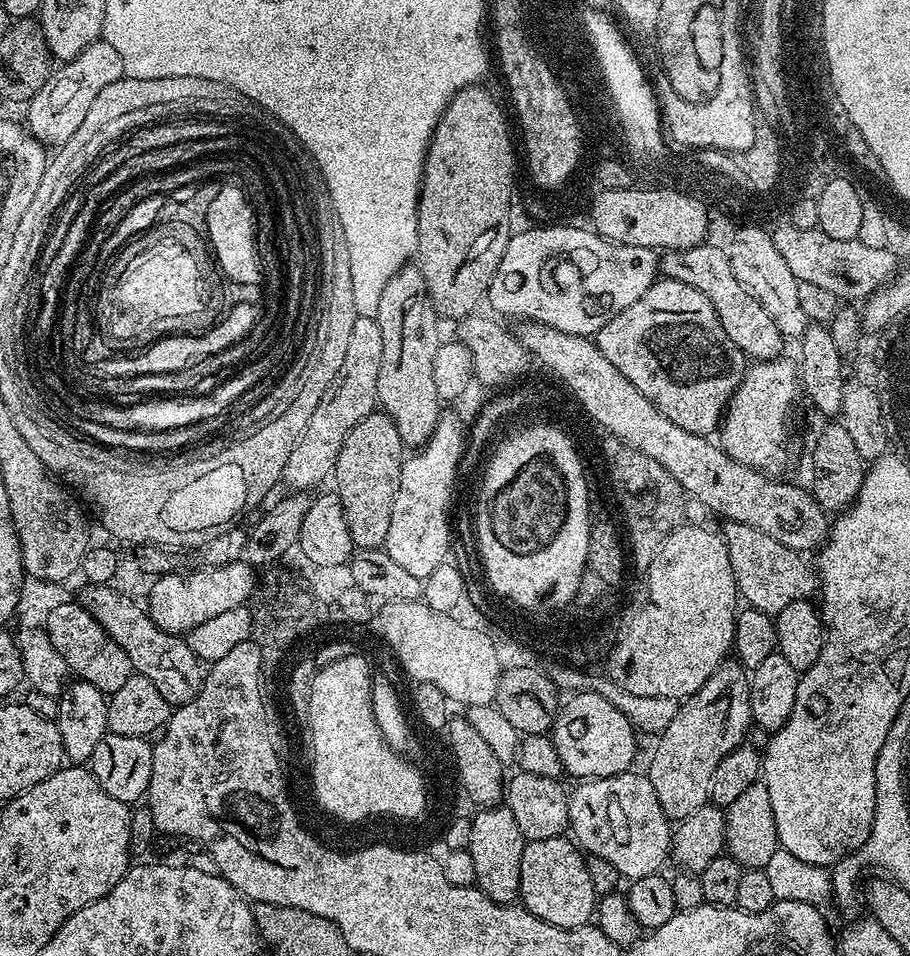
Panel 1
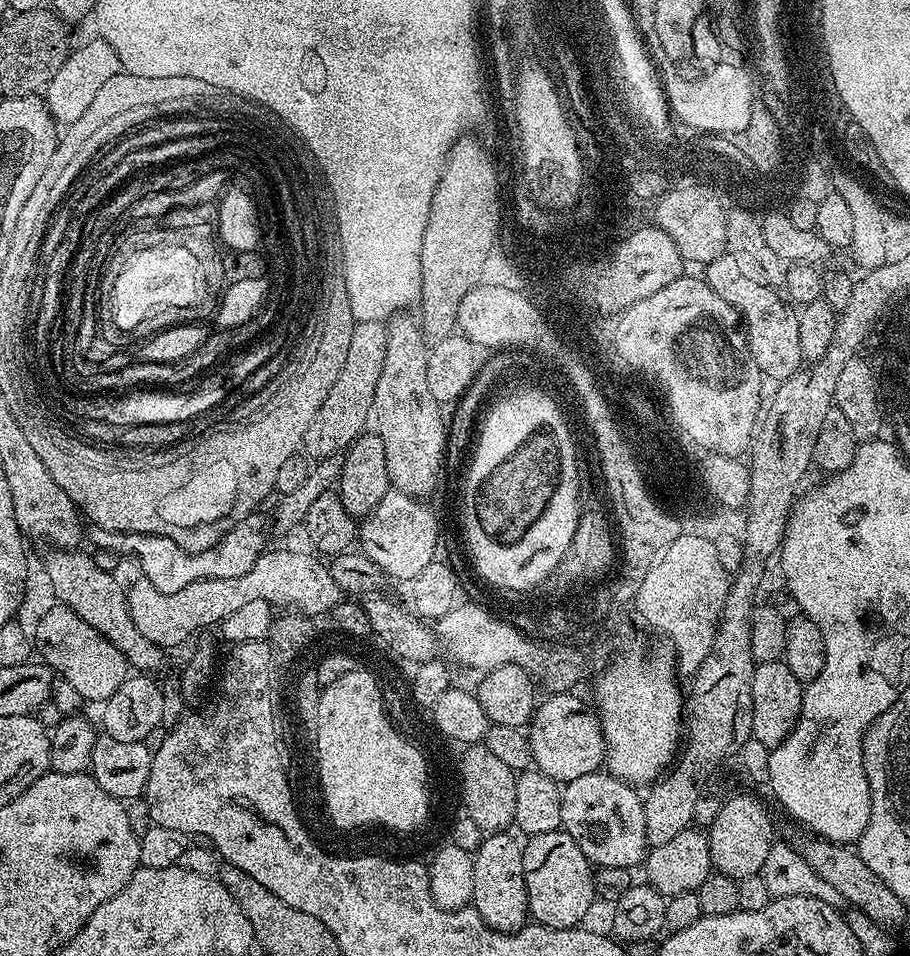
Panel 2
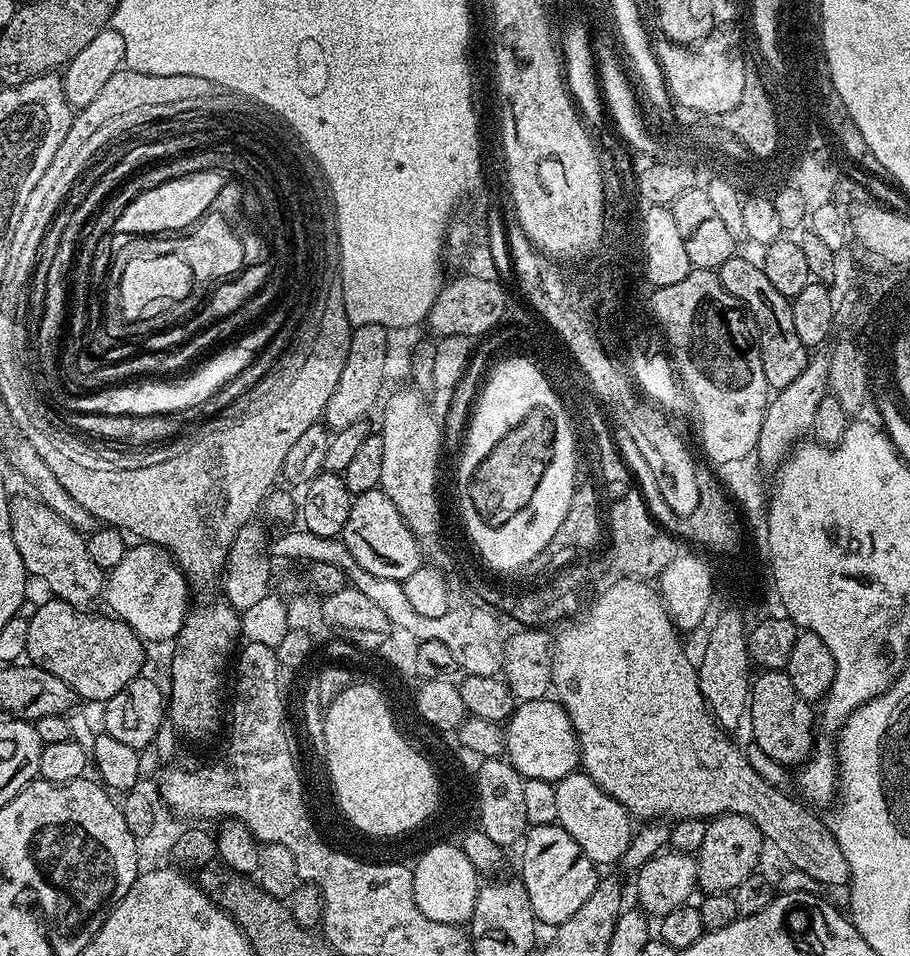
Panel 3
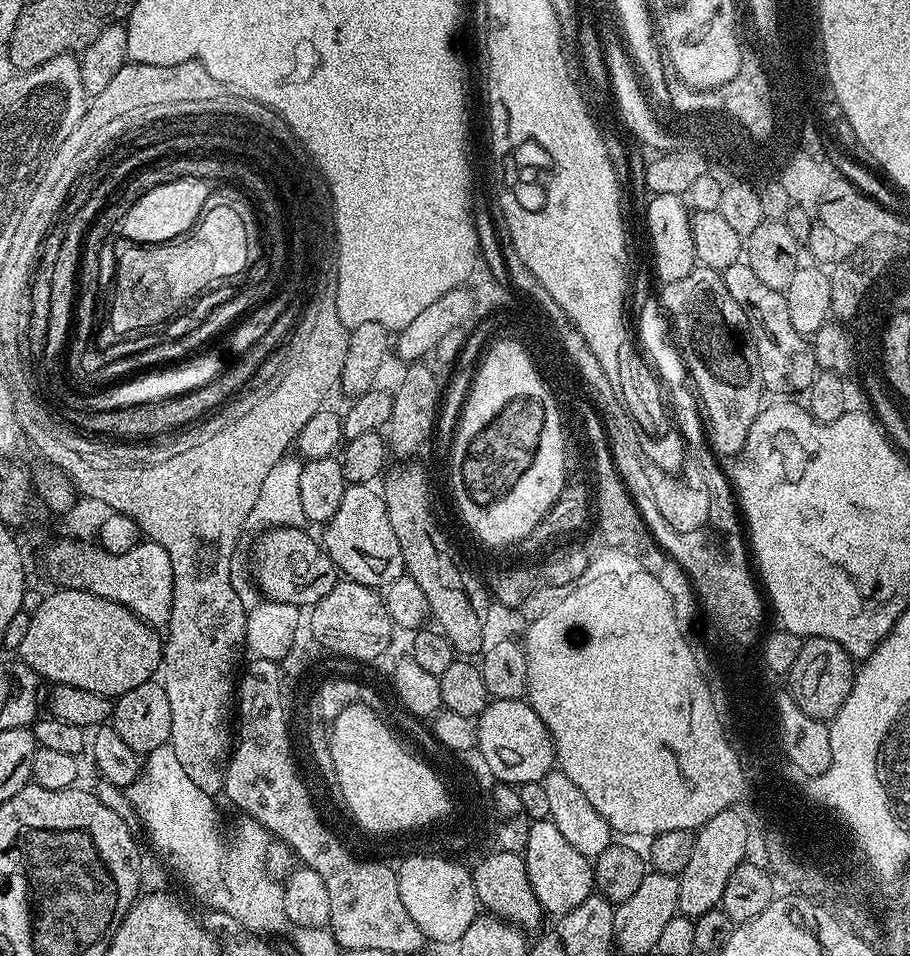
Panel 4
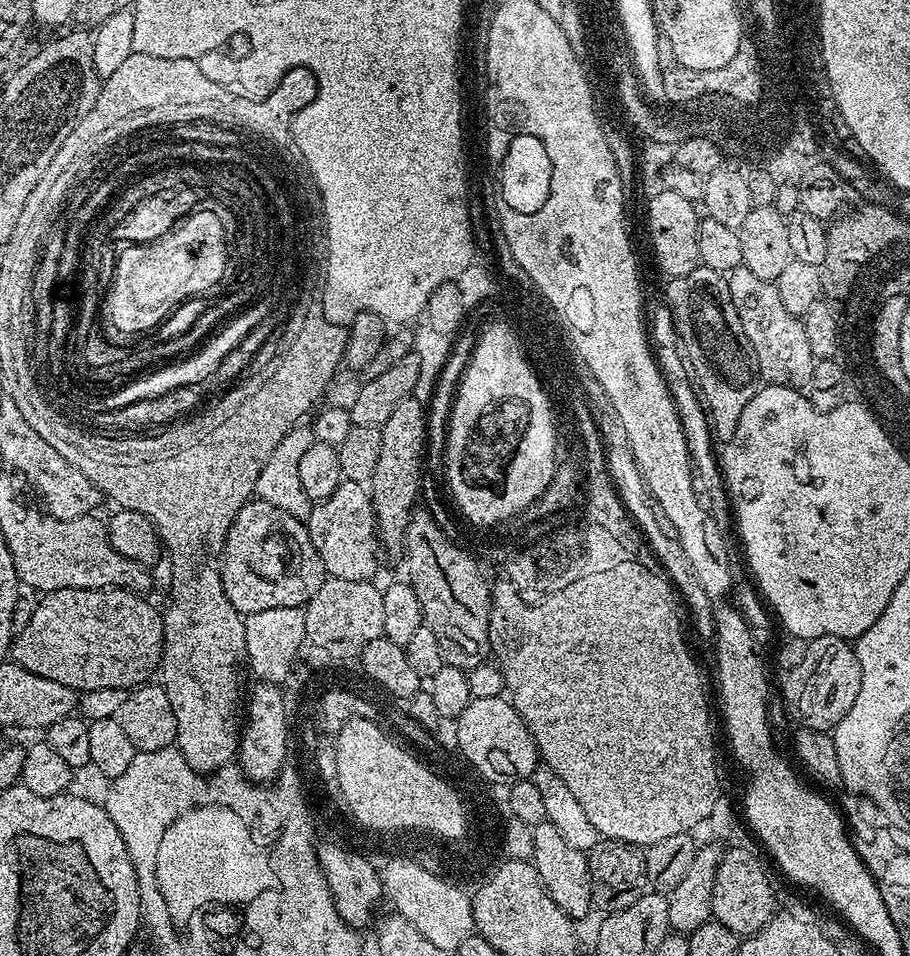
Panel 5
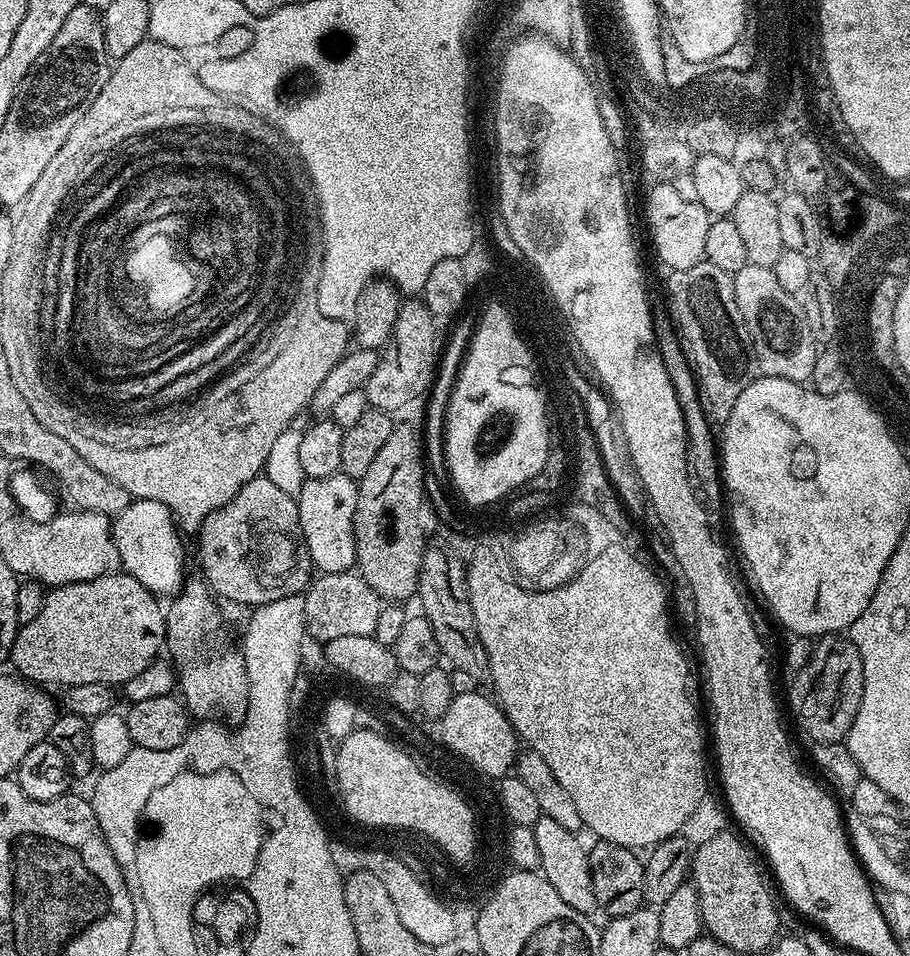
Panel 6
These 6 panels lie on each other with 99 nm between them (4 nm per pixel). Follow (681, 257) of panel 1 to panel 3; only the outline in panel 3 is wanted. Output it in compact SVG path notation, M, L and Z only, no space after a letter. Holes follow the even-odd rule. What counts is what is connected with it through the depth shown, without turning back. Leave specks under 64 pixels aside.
M732 255L718 269L718 275L724 289L734 294L734 298L738 298L748 307L758 333L762 370L766 370L766 382L769 389L779 390L790 386L790 382L794 382L794 378L802 374L802 370L808 365L810 352L804 347L804 343L800 341L794 330L789 297L778 294L778 290L774 290L770 278L766 278L763 267L757 261L755 264L754 261L740 255Z

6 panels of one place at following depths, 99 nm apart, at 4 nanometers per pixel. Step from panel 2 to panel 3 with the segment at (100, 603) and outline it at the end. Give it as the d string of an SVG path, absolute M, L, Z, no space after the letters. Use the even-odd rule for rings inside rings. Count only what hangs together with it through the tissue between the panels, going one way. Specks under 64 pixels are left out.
M13 495L8 501L10 508L10 530L14 534L14 546L22 554L24 569L29 577L41 580L51 595L65 600L70 606L87 609L95 600L101 599L106 579L105 569L99 568L90 558L85 533L79 532L62 514L54 514L35 495Z

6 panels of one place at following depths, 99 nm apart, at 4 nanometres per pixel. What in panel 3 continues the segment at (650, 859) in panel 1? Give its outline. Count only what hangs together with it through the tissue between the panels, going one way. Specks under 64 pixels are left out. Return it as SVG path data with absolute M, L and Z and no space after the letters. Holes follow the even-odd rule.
M582 770L566 774L566 778L555 781L558 818L556 823L578 842L582 854L597 866L615 865L626 854L634 835L634 820L606 790L597 786Z

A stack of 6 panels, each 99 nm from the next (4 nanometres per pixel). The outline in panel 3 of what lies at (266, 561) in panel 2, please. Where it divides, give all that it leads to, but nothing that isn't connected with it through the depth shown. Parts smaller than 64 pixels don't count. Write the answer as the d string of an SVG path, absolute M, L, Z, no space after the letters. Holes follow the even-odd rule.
M140 542L129 547L122 562L118 562L118 566L114 566L107 573L102 600L103 603L108 603L107 611L126 626L130 626L130 630L134 630L134 634L141 640L145 642L168 640L168 642L172 642L182 630L184 620L188 616L190 607L188 596L190 597L188 581L185 580L183 572L176 567L175 560L163 548L147 542Z

